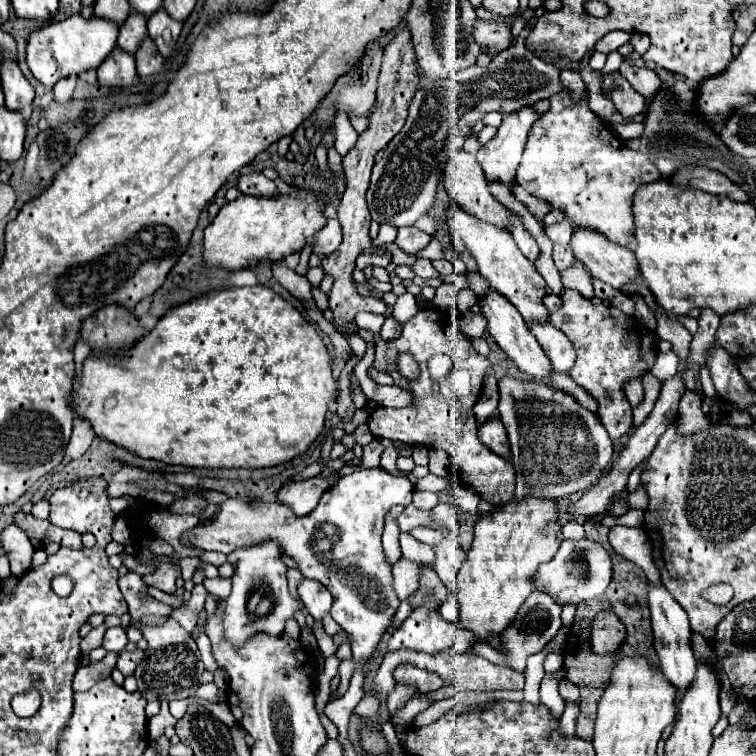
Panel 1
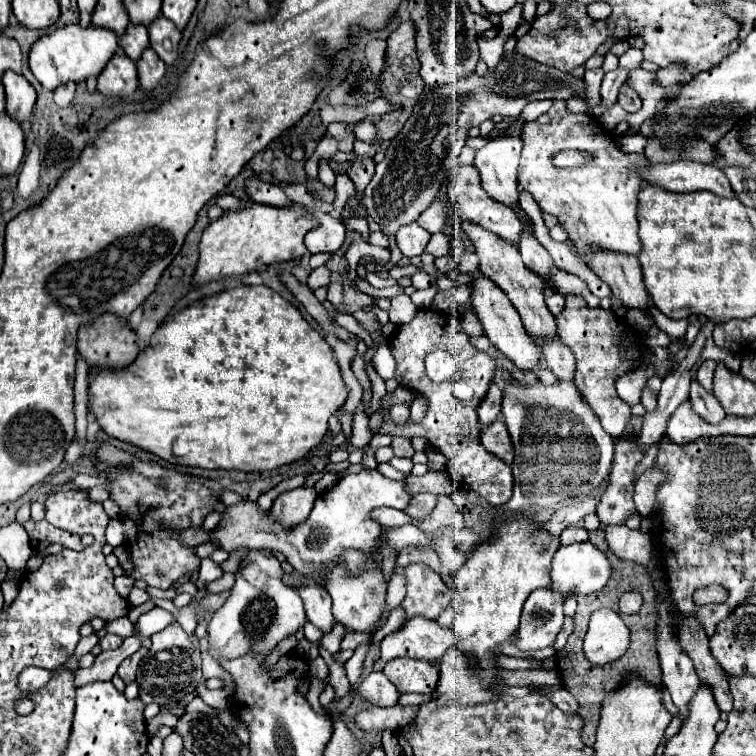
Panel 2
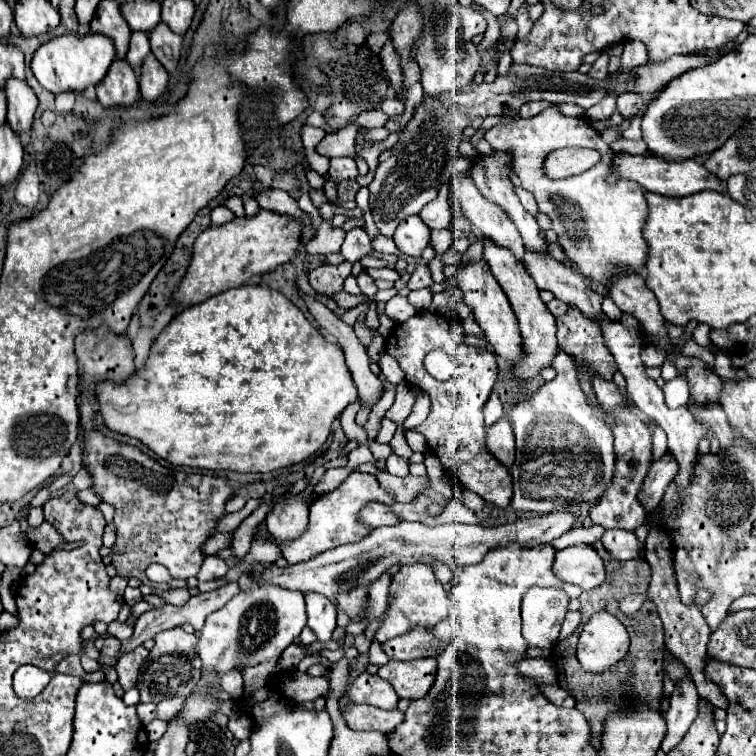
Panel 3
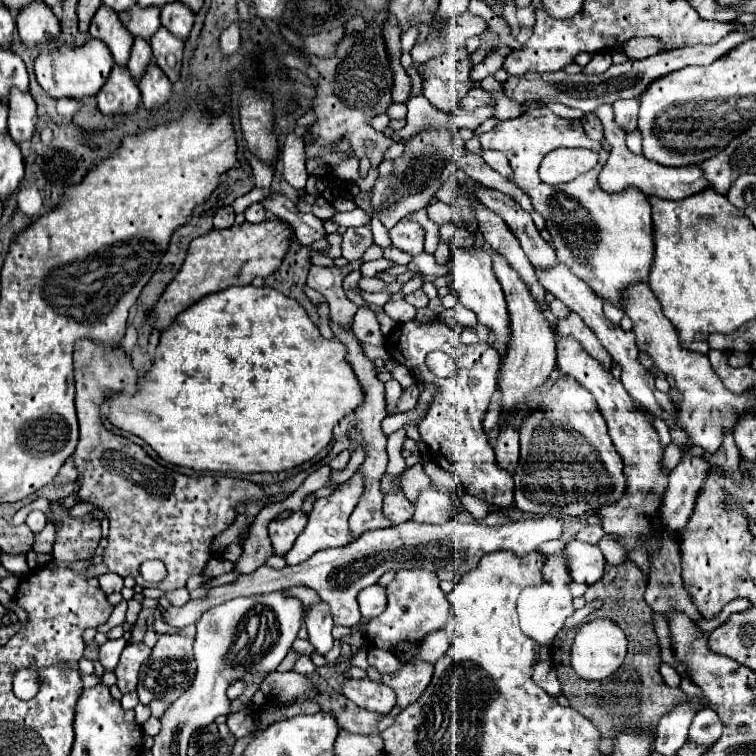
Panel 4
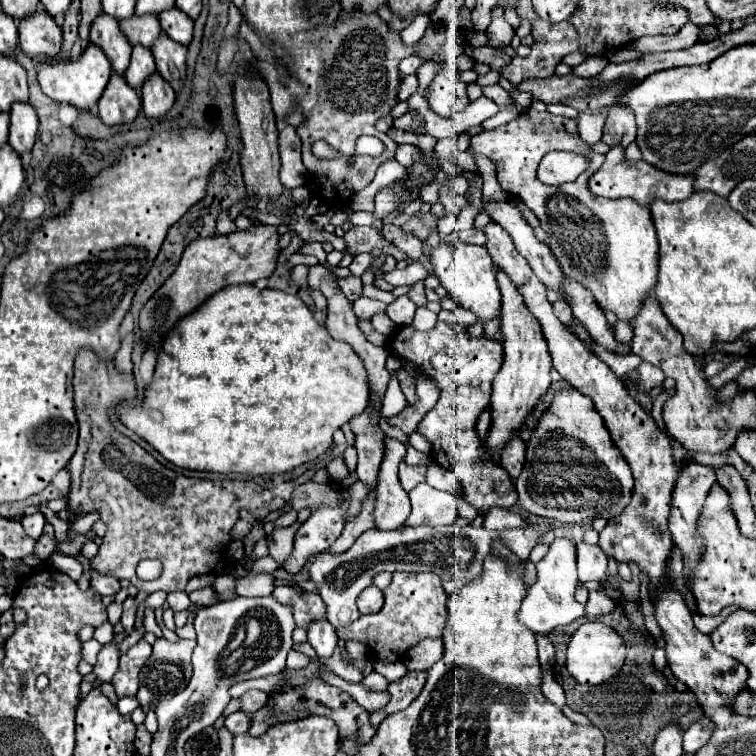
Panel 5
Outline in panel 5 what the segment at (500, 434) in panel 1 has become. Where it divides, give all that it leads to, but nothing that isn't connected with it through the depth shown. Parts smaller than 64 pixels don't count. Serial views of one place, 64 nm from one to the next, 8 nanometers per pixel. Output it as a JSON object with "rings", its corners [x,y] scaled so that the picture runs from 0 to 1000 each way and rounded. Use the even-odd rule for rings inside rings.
{"rings":[[[683,577],[675,587],[672,587],[672,595],[664,598],[664,606],[661,606],[661,614],[664,619],[669,619],[669,624],[675,627],[677,635],[683,635],[693,619],[693,611],[696,611],[696,587]]]}

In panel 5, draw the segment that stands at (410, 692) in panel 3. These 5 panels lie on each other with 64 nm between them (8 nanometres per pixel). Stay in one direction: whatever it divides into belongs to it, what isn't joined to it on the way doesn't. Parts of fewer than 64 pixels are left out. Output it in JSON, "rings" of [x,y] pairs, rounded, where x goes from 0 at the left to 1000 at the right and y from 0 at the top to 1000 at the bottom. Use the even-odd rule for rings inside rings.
{"rings":[[[540,889],[534,897],[519,902],[513,907],[513,915],[516,915],[516,929],[497,939],[497,942],[508,942],[508,944],[521,944],[526,939],[534,939],[542,934],[542,929],[558,915],[558,907],[561,907],[561,899],[563,899],[563,889]]]}

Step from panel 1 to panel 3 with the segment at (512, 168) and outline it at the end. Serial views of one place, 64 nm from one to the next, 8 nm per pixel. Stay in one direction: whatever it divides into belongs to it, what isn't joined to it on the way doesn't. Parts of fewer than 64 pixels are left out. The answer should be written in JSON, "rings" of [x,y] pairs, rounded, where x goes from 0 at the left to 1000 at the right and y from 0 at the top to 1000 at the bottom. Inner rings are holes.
{"rings":[[[659,198],[659,201],[653,201],[653,206],[648,206],[648,209],[632,209],[632,214],[627,214],[627,220],[624,220],[622,228],[624,228],[624,238],[627,238],[630,249],[635,251],[635,257],[638,257],[643,265],[648,265],[648,267],[659,270],[661,275],[667,275],[667,280],[672,283],[672,288],[683,296],[683,302],[685,302],[685,307],[688,307],[688,312],[690,312],[690,317],[693,317],[693,325],[696,325],[701,333],[706,333],[706,336],[728,339],[725,323],[722,323],[722,317],[714,312],[714,302],[712,302],[706,286],[698,283],[698,280],[690,275],[685,259],[683,259],[680,251],[677,251],[680,246],[677,246],[677,241],[675,241],[675,235],[672,235],[672,228],[675,228],[675,206],[672,206],[669,201],[661,201],[661,198]]]}

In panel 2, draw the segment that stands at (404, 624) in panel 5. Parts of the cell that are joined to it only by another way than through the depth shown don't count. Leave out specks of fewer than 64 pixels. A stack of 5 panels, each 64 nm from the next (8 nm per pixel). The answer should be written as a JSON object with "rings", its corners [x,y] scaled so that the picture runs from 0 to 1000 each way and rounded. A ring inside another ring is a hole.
{"rings":[[[540,746],[534,751],[534,765],[537,788],[529,799],[537,812],[534,823],[550,815],[577,820],[593,804],[598,794],[598,780],[563,746]]]}

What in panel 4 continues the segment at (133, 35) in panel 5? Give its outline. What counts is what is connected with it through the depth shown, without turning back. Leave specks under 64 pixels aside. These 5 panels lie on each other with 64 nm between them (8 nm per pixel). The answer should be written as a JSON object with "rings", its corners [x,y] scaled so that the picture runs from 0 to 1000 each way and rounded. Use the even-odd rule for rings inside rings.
{"rings":[[[175,8],[175,16],[164,16],[164,21],[159,21],[159,29],[177,50],[198,53],[212,37],[212,13]]]}

